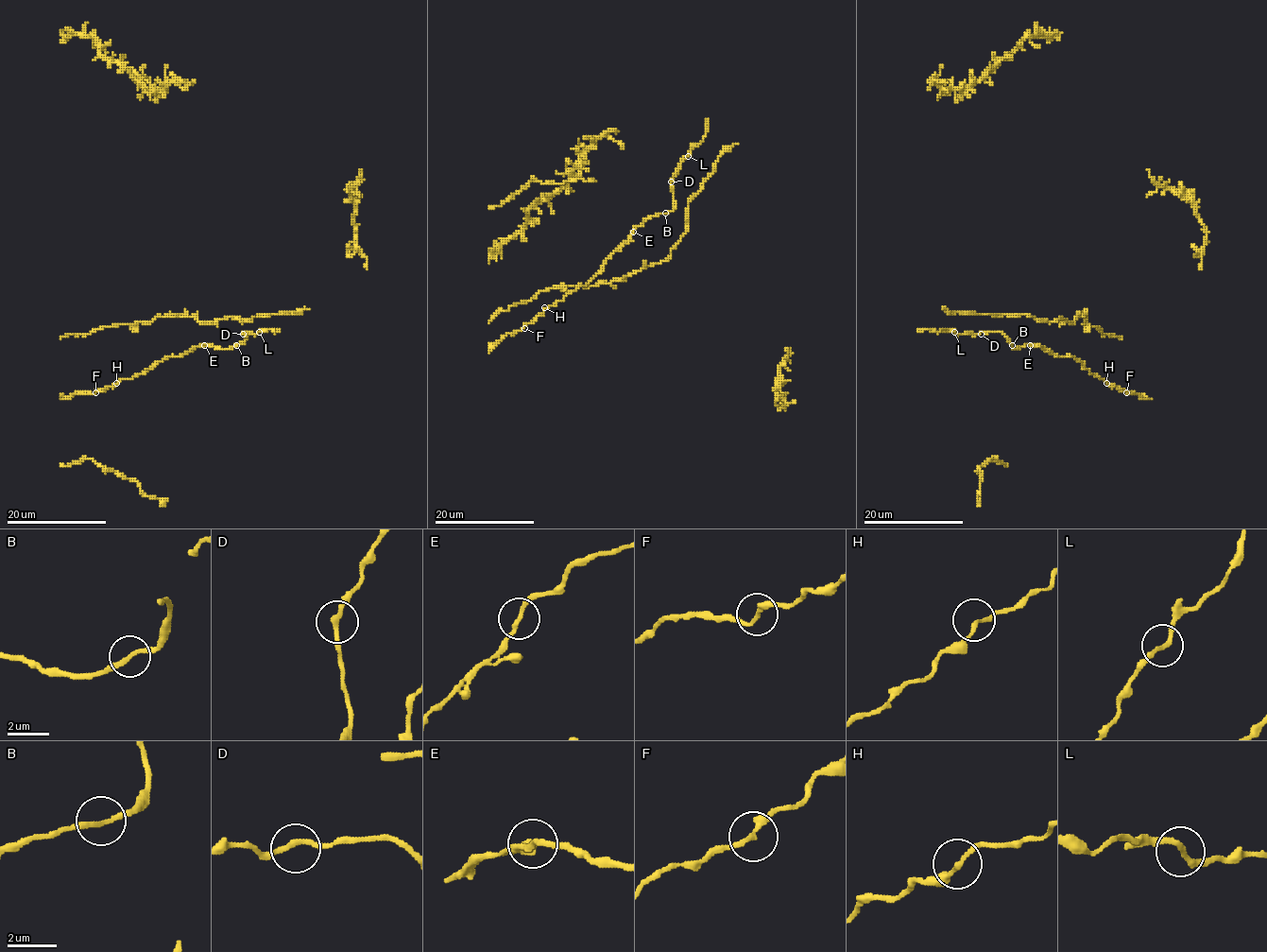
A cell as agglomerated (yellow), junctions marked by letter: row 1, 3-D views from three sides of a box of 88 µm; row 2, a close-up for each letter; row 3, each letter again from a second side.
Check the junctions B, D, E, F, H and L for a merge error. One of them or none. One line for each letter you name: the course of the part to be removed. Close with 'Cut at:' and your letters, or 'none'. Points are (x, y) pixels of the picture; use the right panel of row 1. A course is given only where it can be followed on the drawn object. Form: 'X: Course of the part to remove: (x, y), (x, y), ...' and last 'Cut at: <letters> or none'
Cut at: none

